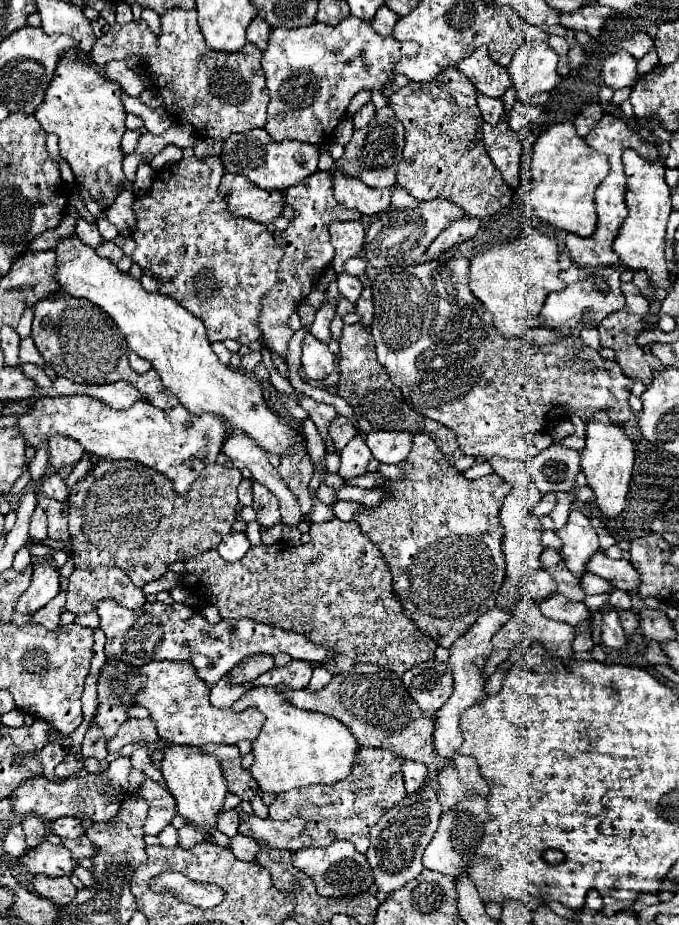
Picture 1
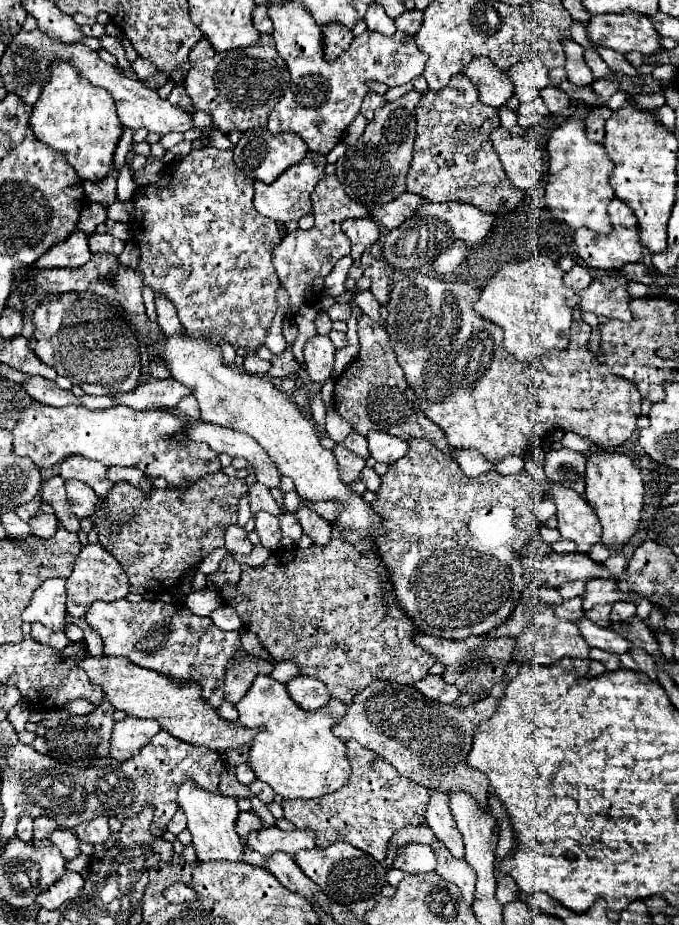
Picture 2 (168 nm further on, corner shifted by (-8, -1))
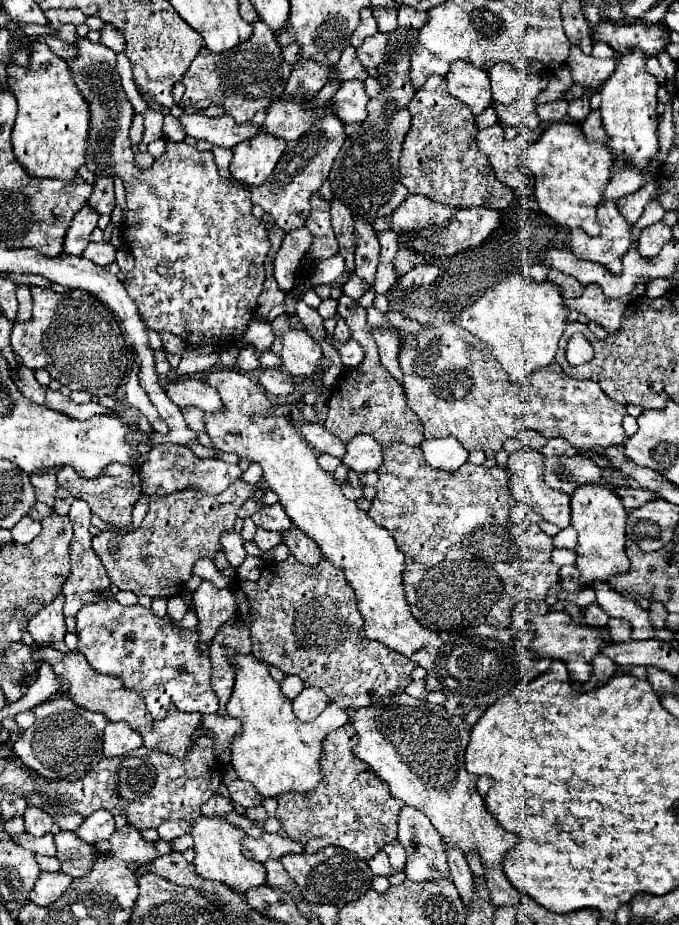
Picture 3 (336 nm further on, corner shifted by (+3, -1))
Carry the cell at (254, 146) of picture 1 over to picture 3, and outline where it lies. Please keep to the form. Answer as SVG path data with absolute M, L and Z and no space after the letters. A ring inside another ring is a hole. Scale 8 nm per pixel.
M257 135L233 147L231 175L247 185L263 185L273 173L281 153L285 151L285 141L271 135Z

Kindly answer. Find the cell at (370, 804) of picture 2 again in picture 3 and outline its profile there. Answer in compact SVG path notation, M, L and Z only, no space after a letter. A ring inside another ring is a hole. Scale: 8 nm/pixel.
M349 723L329 733L319 759L323 773L319 787L307 795L295 795L295 791L289 791L277 799L279 807L275 817L281 821L291 839L303 843L305 853L317 853L327 845L335 845L369 861L387 843L397 839L397 815L403 801L395 799L389 793L387 783L383 783L371 767L367 767L367 763L355 757L351 751L355 741L357 735Z

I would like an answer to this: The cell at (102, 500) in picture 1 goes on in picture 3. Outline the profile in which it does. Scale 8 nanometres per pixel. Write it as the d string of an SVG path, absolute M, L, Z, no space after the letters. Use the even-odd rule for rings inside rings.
M239 479L221 495L185 489L167 497L151 497L149 511L139 529L133 533L99 533L93 537L93 551L105 565L109 579L121 591L171 599L179 595L183 585L193 577L193 565L197 559L215 559L223 549L219 541L221 533L233 531L237 511L257 489L265 489L265 485L257 483L255 487Z

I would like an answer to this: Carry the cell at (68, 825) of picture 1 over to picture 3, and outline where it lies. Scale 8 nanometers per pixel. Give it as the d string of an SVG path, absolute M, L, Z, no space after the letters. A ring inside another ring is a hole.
M105 809L95 811L93 815L89 815L83 825L75 831L75 835L87 843L97 843L101 839L107 839L115 833L115 821L113 815Z

